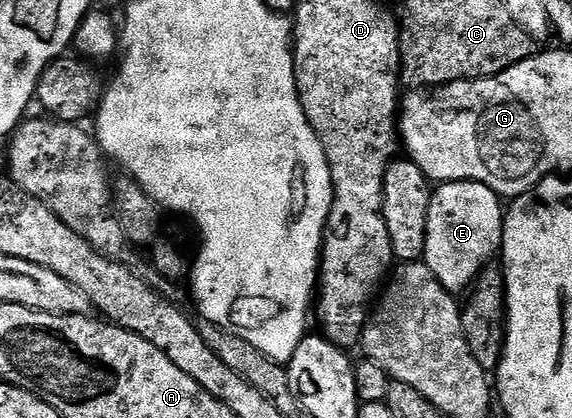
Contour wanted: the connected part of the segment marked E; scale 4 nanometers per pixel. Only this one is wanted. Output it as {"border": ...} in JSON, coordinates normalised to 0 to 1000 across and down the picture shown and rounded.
{"border":[[[794,431],[788,440],[767,440],[755,457],[740,622],[778,694],[815,701],[839,646],[860,629],[858,610],[874,600],[879,579],[881,514],[881,481],[841,435]]]}

